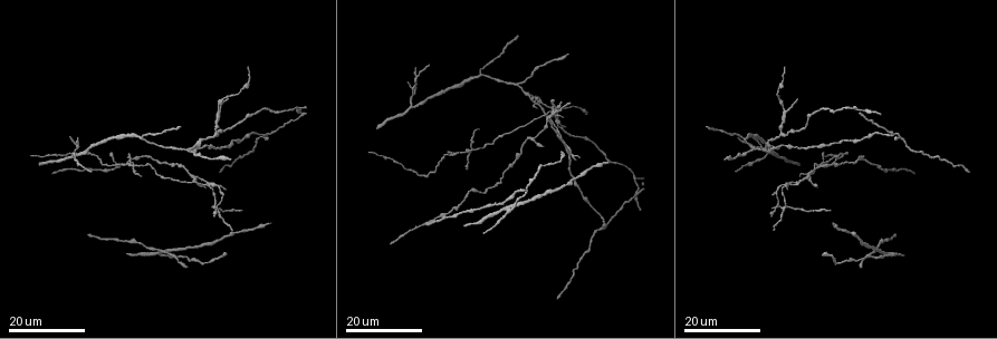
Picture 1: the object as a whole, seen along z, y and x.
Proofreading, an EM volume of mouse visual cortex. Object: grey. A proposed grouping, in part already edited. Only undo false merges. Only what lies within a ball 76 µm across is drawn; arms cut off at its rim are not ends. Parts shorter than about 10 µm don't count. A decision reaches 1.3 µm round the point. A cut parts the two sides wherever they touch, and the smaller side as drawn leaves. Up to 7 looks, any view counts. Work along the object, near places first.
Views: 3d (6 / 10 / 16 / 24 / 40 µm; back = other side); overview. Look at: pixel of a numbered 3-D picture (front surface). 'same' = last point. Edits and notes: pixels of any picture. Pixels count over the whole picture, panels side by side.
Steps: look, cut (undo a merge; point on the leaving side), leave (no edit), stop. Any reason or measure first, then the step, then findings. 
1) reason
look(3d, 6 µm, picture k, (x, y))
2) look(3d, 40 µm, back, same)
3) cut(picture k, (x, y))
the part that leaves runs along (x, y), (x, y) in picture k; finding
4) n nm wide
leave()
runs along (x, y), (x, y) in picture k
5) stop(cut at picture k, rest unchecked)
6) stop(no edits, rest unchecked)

arms part here
look(3d, 16 µm, picture 1, (769, 145))

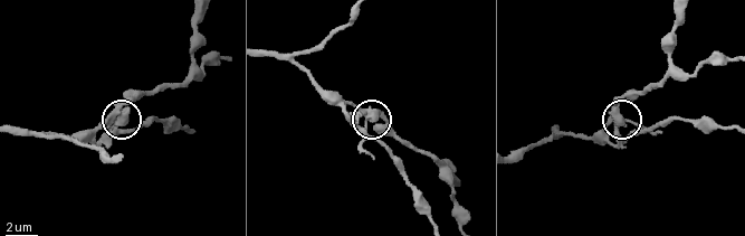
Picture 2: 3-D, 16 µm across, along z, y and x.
zoom in
look(3d, 6 µm, picture 2, (370, 117))

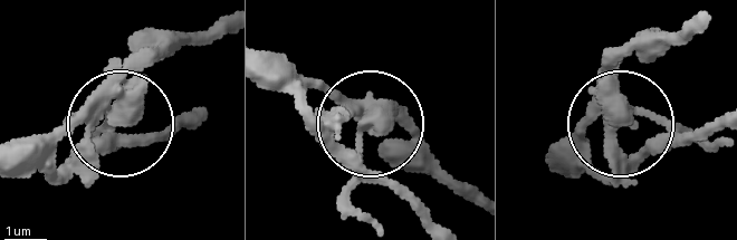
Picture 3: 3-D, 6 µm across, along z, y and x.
3 arms
leave()
runs along (20, 153), (113, 117), (127, 78), (166, 39) in picture 3; one neuron here

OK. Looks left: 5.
small branch off a trunk
look(3d, 24 µm, picture 1, (742, 136))

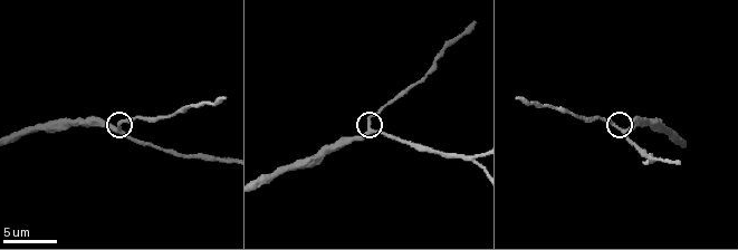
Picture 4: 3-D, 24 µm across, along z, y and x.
look(3d, 10 µm, picture 4, (621, 130))

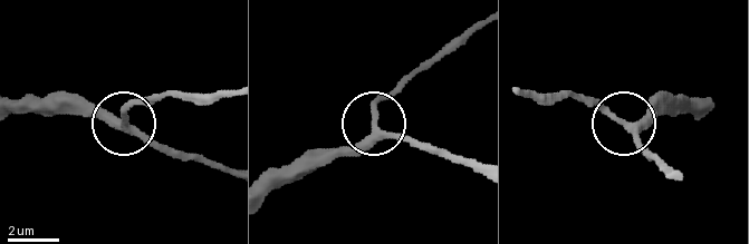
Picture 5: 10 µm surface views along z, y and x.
leave()
runs along (268, 193), (351, 148), (400, 79) in picture 5; continuous, no second neuron

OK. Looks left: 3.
arms part here
look(3d, 24 µm, picture 1, (780, 133))

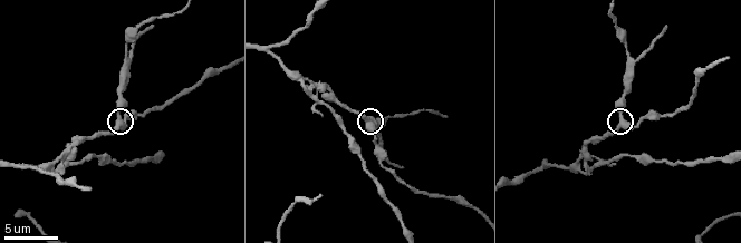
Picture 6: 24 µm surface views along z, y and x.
closer look
look(3d, 6 µm, picture 6, (624, 119))

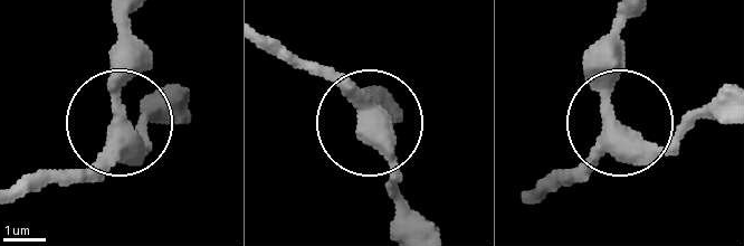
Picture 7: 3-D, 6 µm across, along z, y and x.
380 nm wide
leave()
runs along (532, 194), (553, 187), (610, 130), (613, 22) in picture 7; continuous, no second neuron

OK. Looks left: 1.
stop(no edits, rest unchecked)

